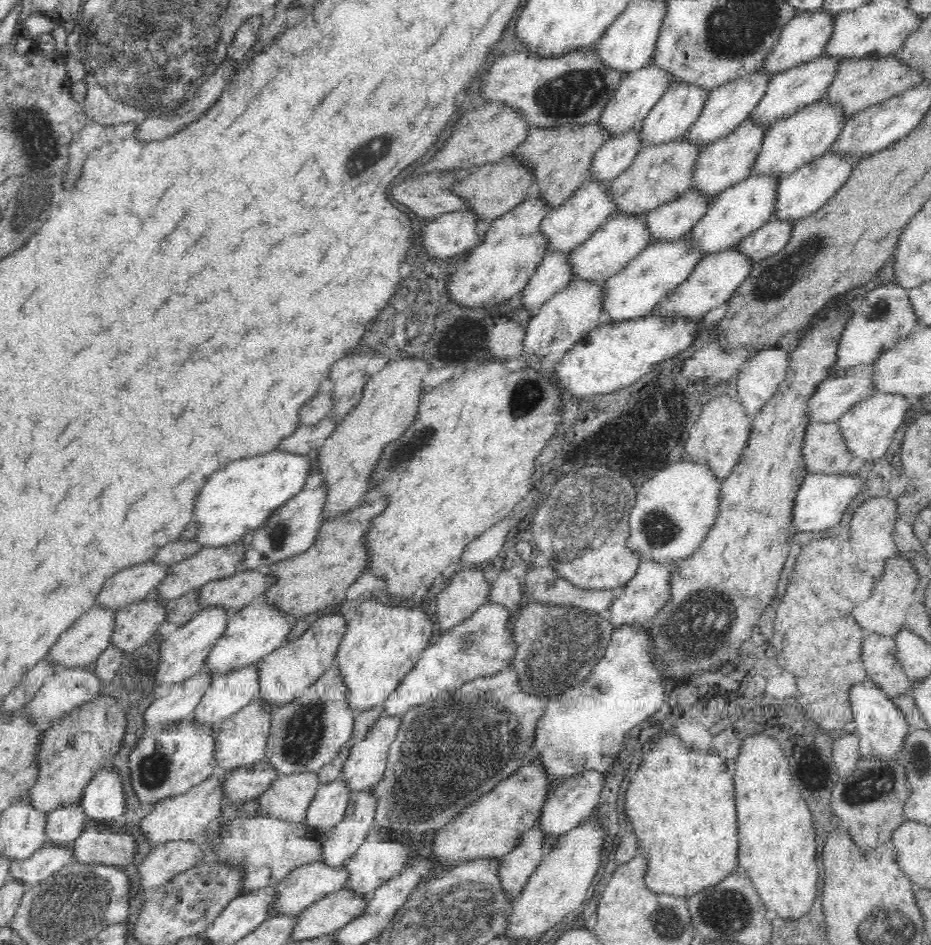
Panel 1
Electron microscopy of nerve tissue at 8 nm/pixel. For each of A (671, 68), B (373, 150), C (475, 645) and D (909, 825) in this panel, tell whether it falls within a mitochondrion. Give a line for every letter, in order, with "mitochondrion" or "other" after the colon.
A: other
B: mitochondrion
C: mitochondrion
D: other

